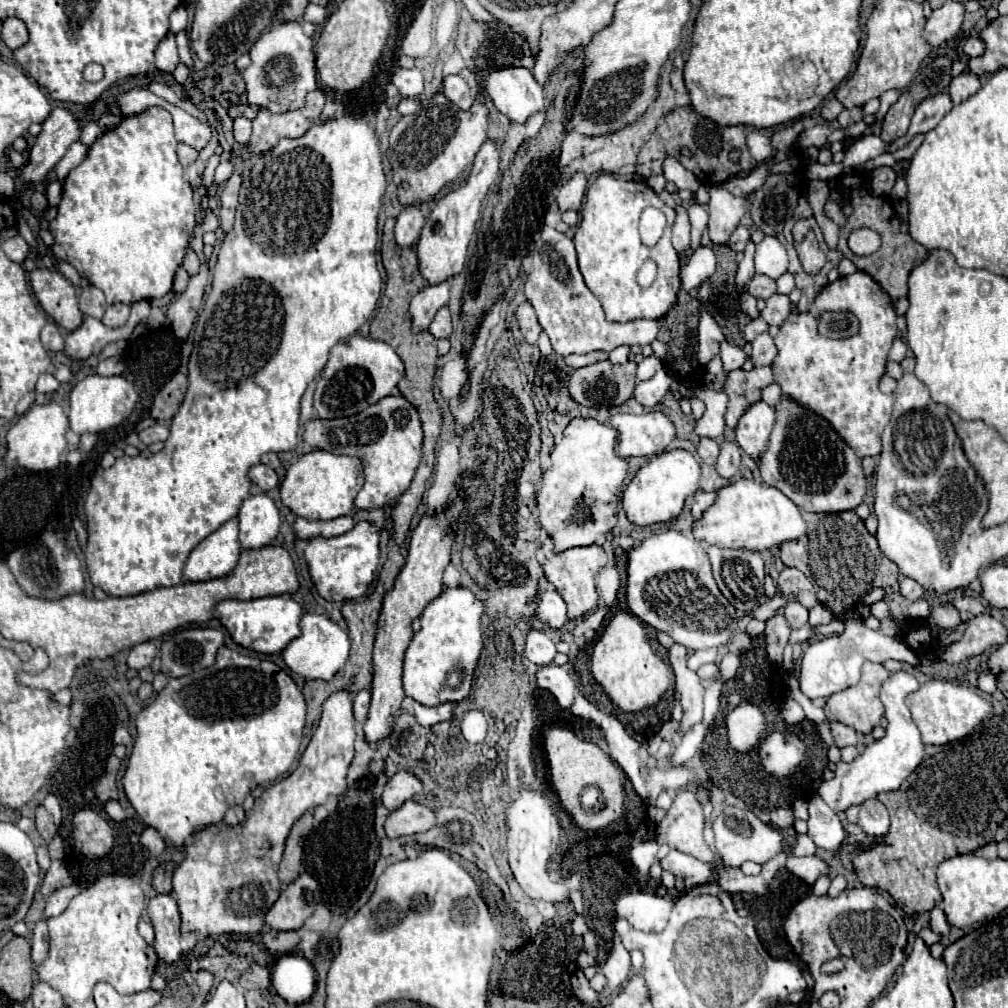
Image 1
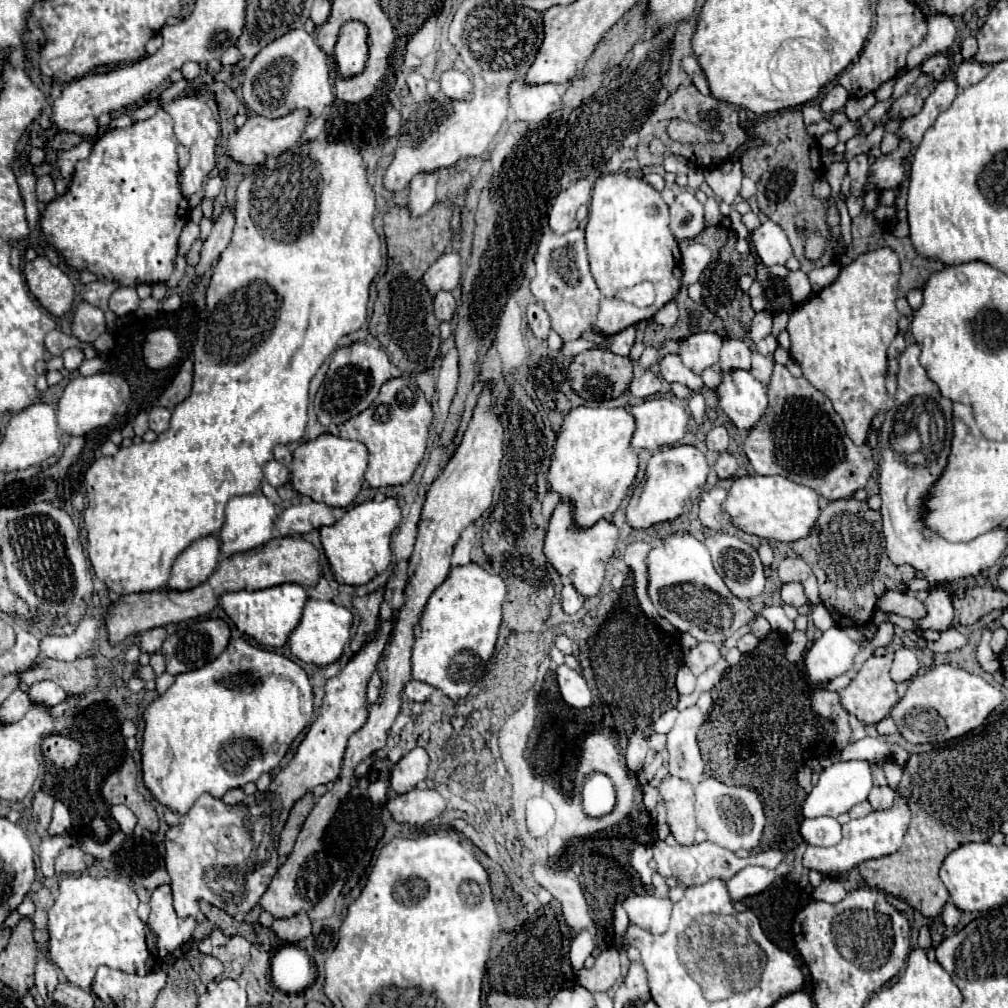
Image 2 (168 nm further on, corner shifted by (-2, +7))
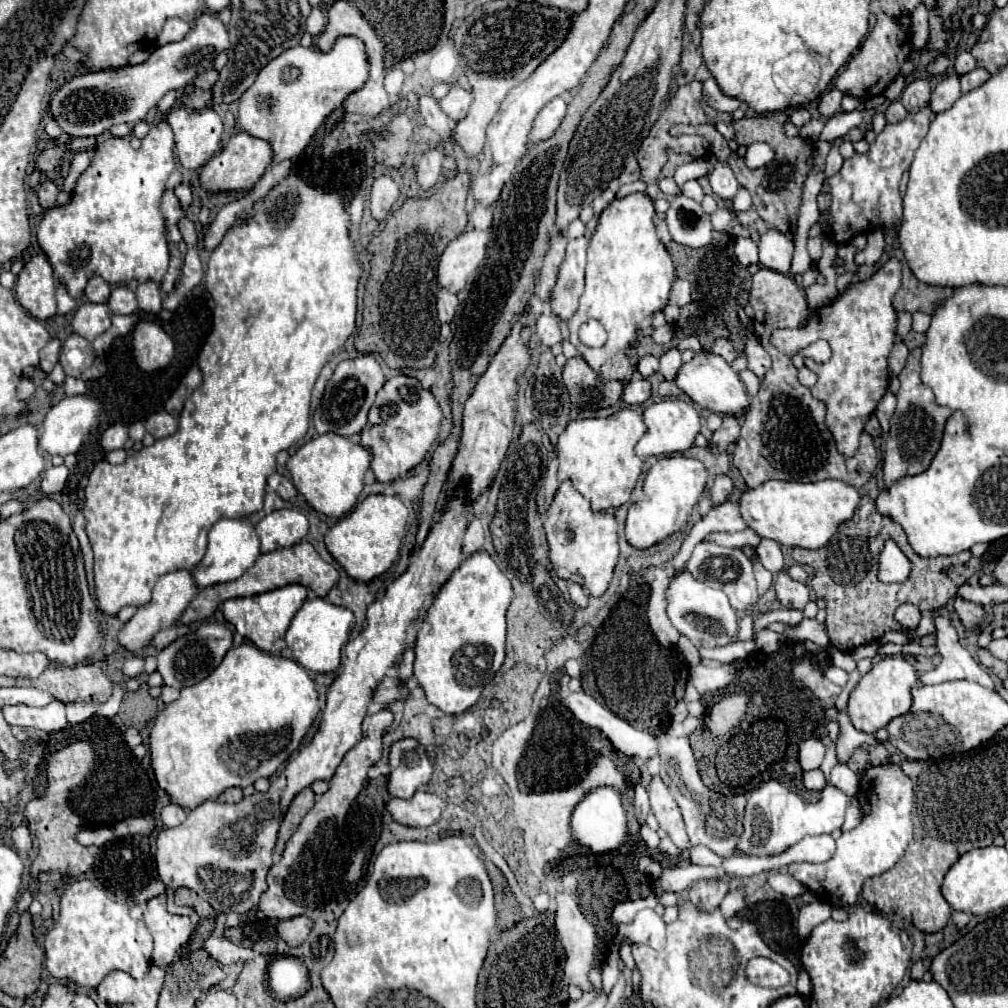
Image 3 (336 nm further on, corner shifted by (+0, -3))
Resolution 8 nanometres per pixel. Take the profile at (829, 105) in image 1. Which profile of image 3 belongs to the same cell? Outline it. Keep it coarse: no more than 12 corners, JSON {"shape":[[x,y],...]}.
{"shape":[[824,91],[818,103],[820,115],[836,115],[844,93]]}

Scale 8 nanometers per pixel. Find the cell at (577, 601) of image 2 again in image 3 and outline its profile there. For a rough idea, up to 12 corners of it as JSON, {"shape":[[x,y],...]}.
{"shape":[[568,581],[572,601],[586,607],[588,593],[578,583]]}

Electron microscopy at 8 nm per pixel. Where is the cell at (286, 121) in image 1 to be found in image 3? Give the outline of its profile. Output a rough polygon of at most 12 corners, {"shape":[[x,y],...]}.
{"shape":[[244,131],[200,173],[206,193],[250,191],[272,163],[270,143]]}

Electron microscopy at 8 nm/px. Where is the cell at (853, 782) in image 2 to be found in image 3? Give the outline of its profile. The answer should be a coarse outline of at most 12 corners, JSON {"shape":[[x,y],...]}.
{"shape":[[770,779],[748,795],[736,851],[780,855],[842,827],[848,801],[832,785],[806,803]]}

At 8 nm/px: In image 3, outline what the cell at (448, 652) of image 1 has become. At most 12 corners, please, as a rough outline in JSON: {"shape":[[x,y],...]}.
{"shape":[[476,551],[414,643],[426,699],[456,715],[502,667],[510,581]]}

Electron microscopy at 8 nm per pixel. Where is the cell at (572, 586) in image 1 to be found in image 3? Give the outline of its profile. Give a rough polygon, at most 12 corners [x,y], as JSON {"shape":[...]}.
{"shape":[[562,481],[544,529],[558,577],[604,595],[614,515]]}

